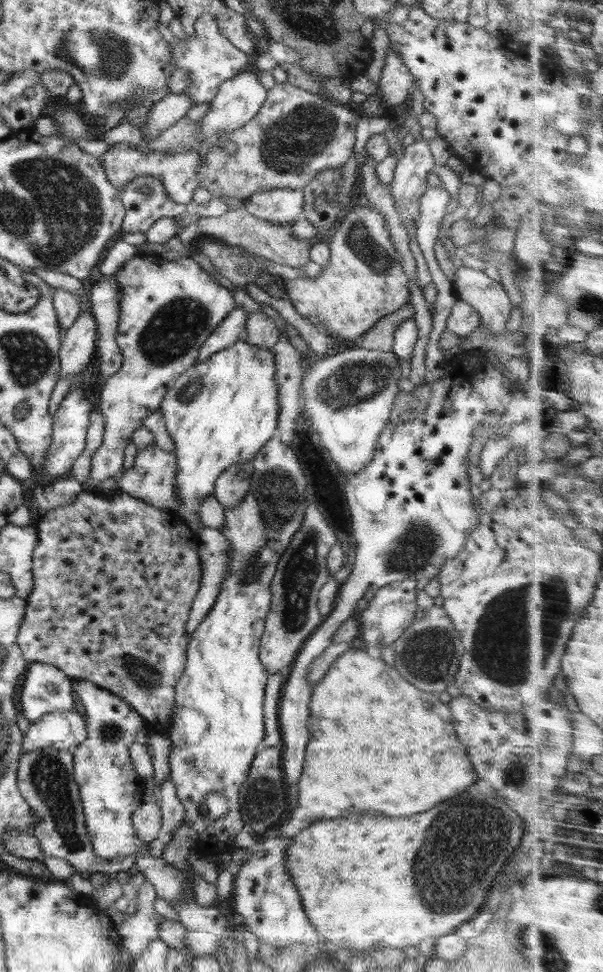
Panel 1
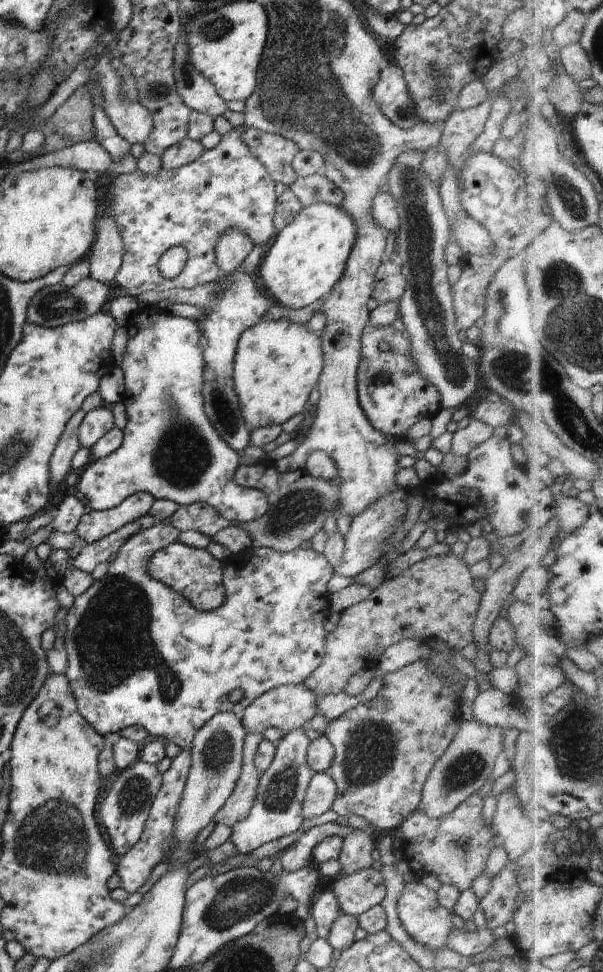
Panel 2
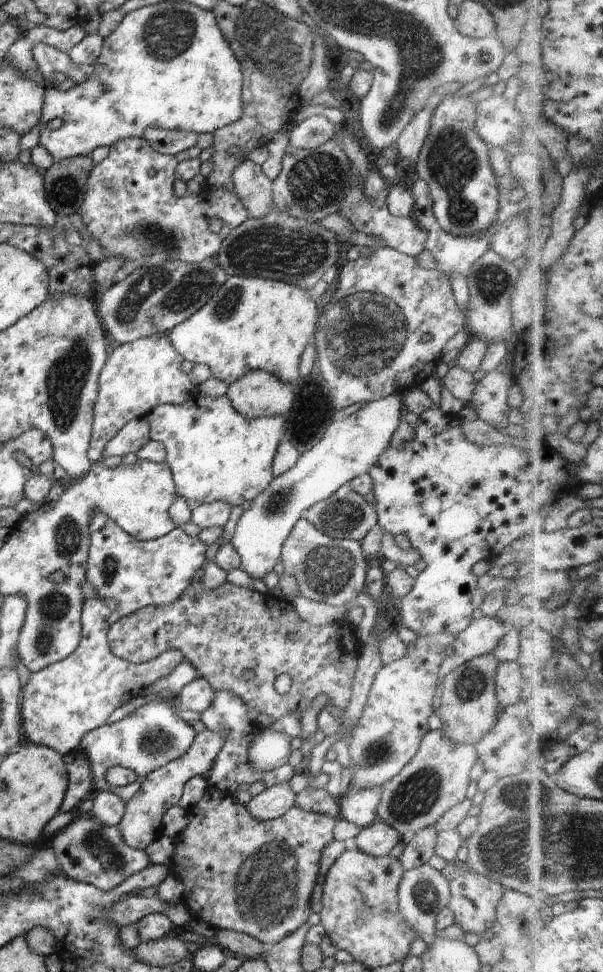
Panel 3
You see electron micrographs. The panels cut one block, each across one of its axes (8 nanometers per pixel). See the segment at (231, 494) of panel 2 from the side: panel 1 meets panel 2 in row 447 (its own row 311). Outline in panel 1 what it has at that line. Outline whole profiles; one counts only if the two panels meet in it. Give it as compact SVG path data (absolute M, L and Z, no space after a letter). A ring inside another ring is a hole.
M138 254L128 260L114 276L122 289L120 326L116 334L122 366L101 388L98 409L104 415L104 438L102 446L92 458L90 478L82 482L82 490L92 490L98 483L117 476L124 469L124 450L130 444L134 430L142 427L142 420L158 410L168 388L197 363L198 352L208 335L218 327L218 323L224 321L235 306L230 289L214 281L190 256L166 261L156 254Z

